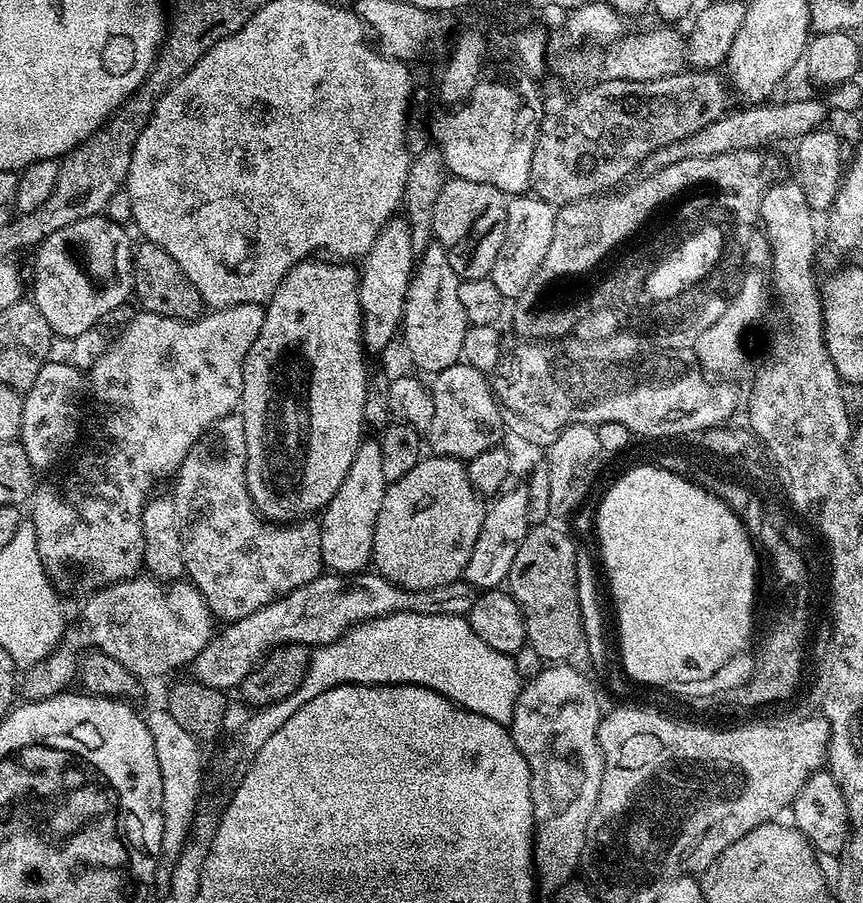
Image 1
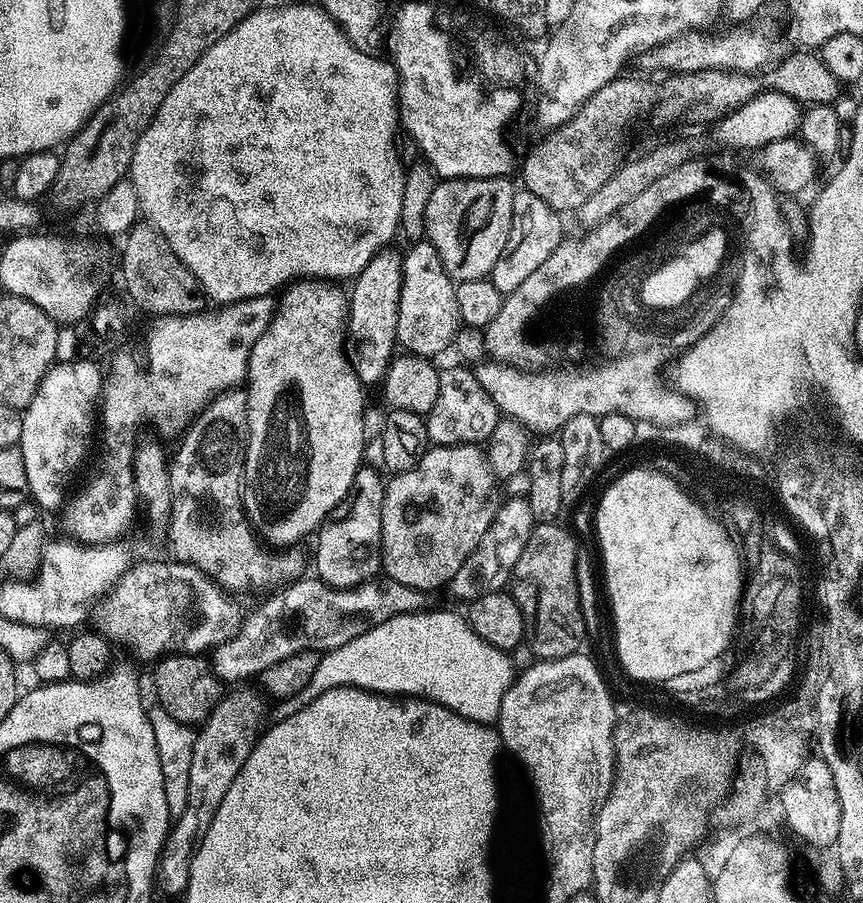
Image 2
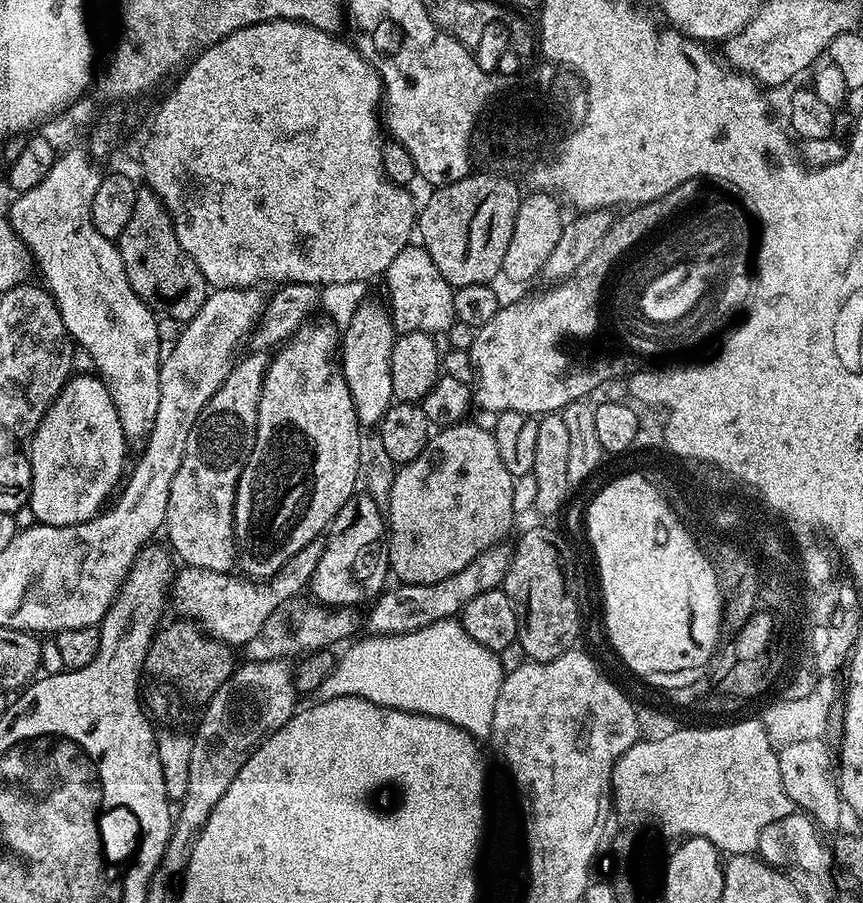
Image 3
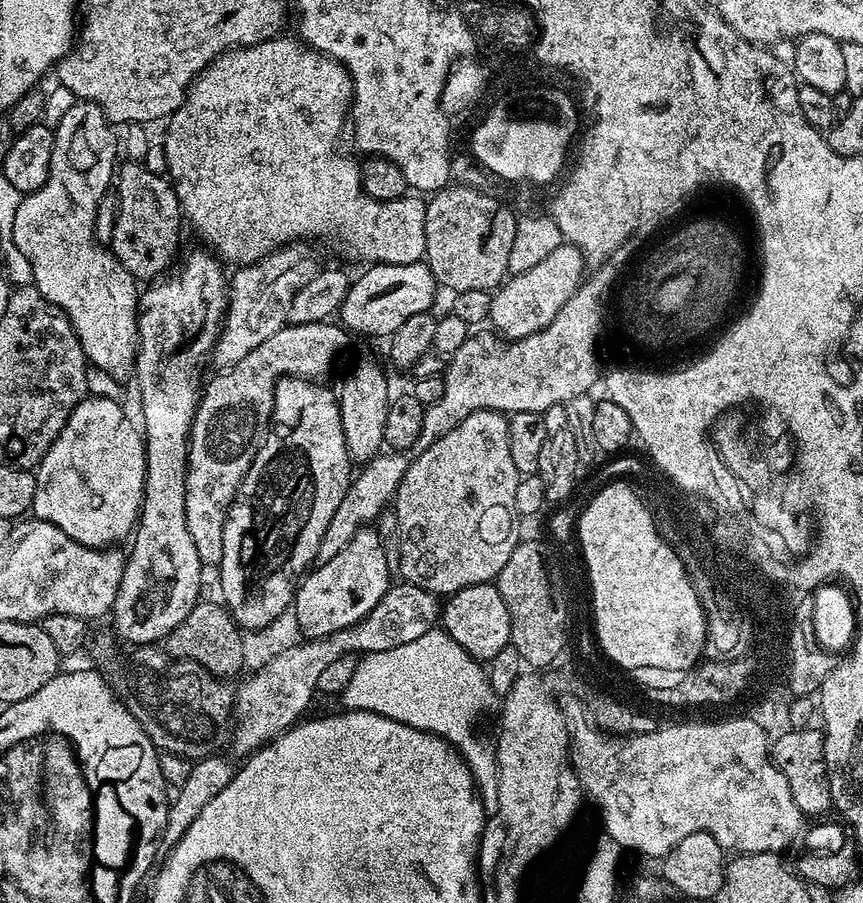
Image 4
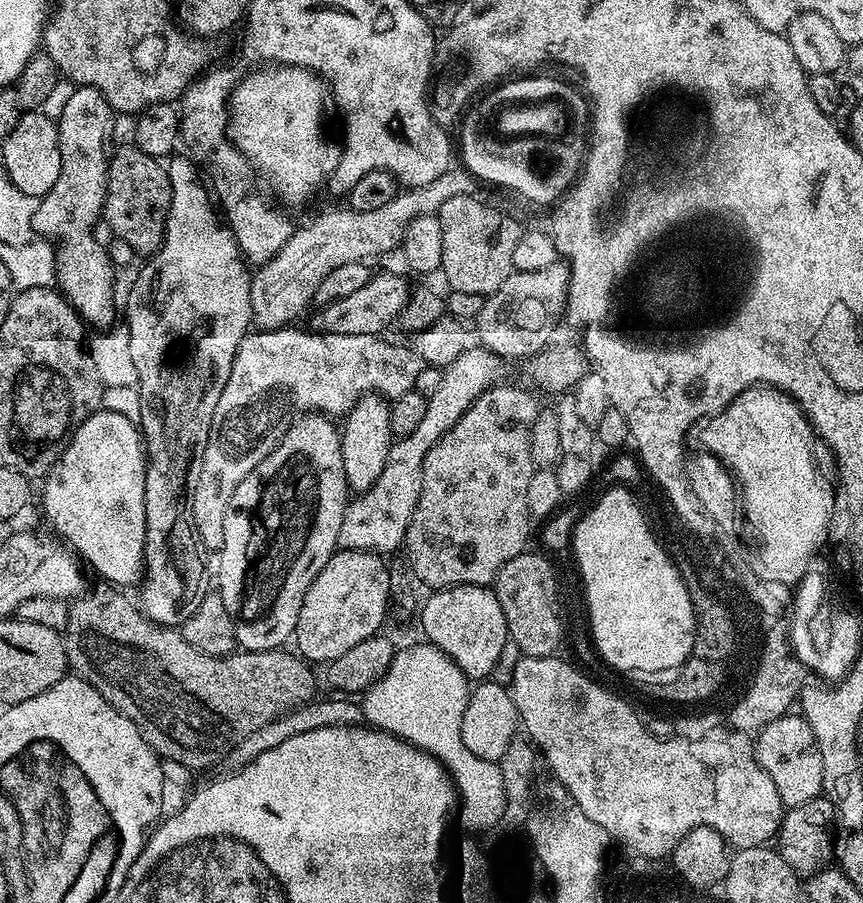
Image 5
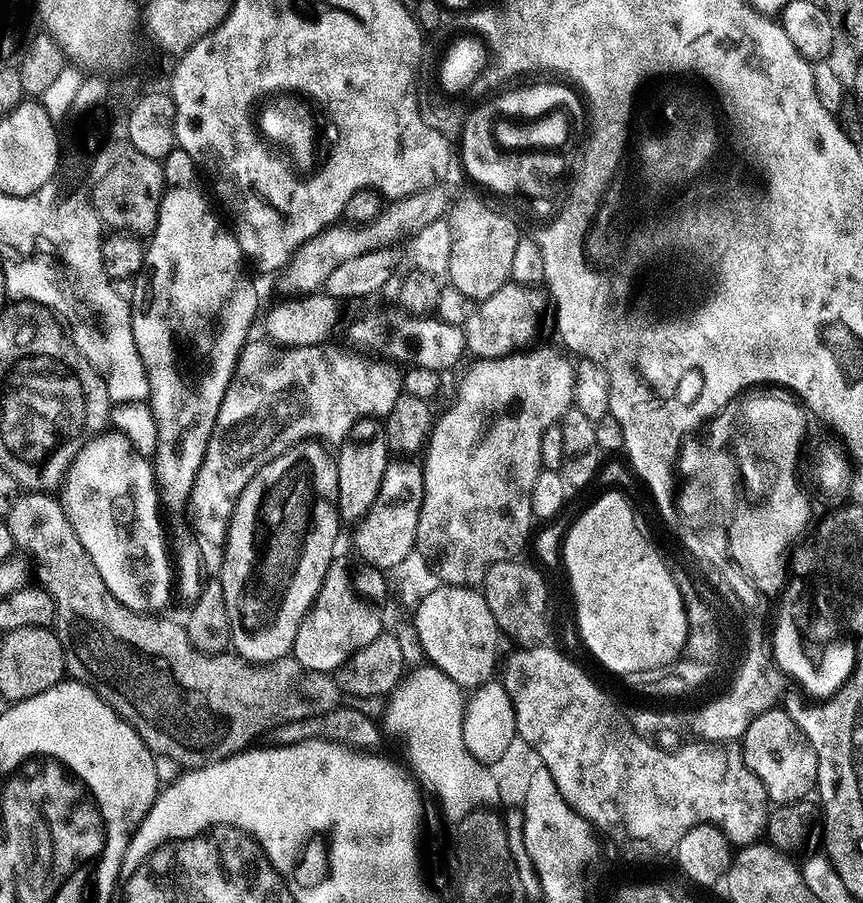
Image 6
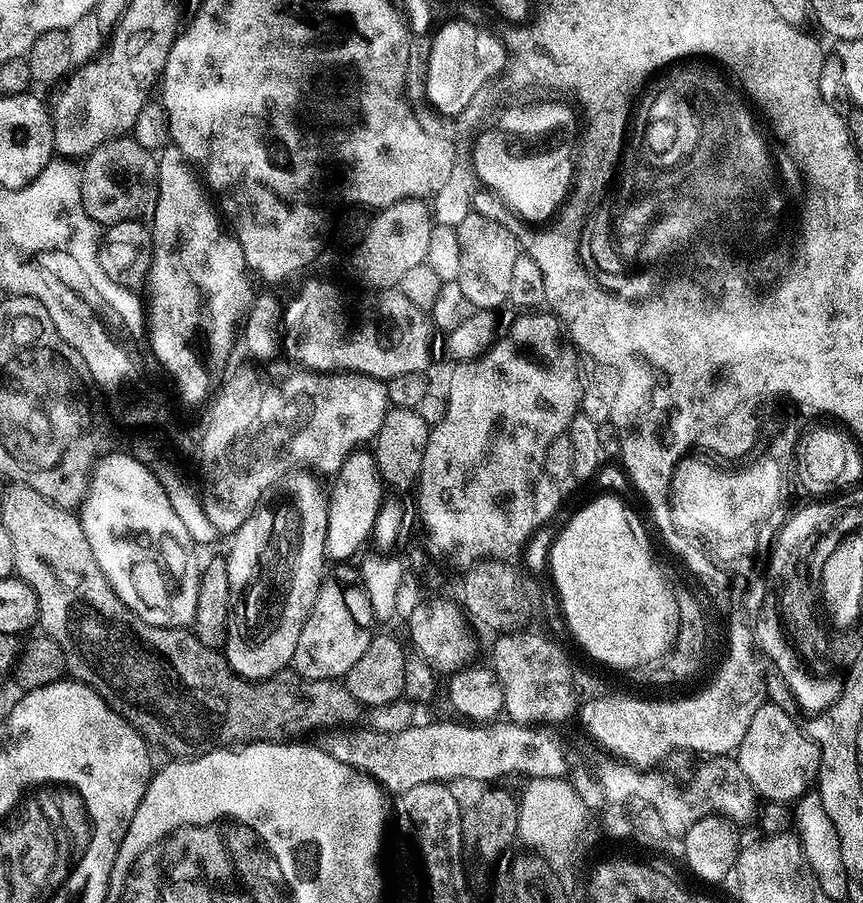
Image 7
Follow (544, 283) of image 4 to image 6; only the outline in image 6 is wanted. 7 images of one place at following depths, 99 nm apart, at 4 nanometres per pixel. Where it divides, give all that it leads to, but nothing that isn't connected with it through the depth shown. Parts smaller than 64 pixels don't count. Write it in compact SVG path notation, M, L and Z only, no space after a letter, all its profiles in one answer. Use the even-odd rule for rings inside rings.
M509 282L490 294L490 298L479 301L463 326L467 355L476 360L493 360L527 349L535 341L532 339L540 324L540 300L532 292L535 291L529 287Z

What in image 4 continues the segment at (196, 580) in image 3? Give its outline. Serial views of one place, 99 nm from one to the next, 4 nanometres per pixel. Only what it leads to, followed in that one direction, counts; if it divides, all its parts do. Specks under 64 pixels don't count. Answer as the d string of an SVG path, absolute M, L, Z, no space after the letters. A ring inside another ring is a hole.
M384 450L379 456L368 461L351 477L342 502L338 502L338 510L334 510L334 518L330 518L330 526L326 526L326 534L322 534L322 542L318 546L315 563L317 565L330 562L334 554L346 550L350 538L359 528L367 528L384 512L384 507L391 505L396 498L402 478L408 469L410 456L404 450Z

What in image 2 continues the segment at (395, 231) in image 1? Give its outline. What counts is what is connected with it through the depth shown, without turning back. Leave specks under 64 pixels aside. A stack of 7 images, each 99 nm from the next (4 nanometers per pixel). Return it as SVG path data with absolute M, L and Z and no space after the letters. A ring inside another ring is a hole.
M389 246L377 254L354 278L351 285L353 288L348 302L346 351L354 374L365 386L379 385L383 381L398 348L396 331L404 277L404 258L394 249L395 247Z

